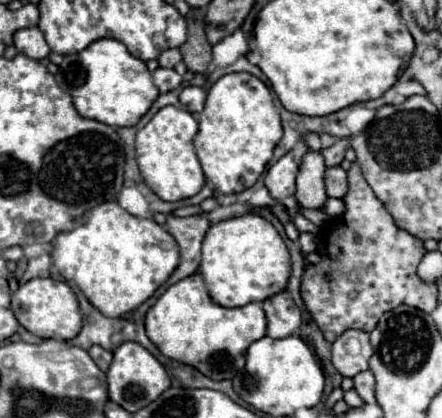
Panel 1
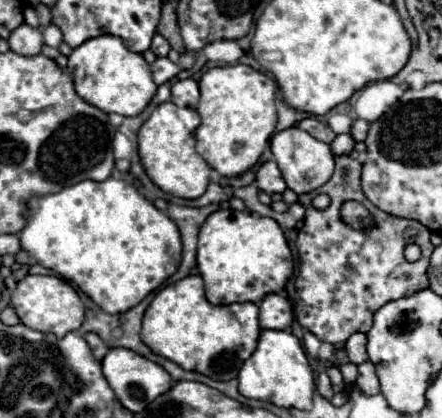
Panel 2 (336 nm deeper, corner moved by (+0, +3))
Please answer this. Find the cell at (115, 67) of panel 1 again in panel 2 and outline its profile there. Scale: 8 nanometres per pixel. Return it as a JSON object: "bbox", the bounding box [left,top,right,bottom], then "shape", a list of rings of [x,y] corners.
{"bbox":[67,35,157,117],"shape":[[[115,35],[87,39],[75,47],[69,55],[67,69],[77,95],[105,113],[119,113],[127,117],[139,115],[157,91],[157,85],[151,77],[151,65],[143,59],[143,55],[129,51]]]}

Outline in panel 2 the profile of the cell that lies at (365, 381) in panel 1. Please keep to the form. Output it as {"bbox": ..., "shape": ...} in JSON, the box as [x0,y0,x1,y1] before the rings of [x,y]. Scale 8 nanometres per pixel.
{"bbox":[357,361,379,395],"shape":[[[365,361],[365,363],[359,365],[357,387],[367,395],[377,395],[379,393],[379,379],[377,379],[377,373],[375,373],[375,365],[371,361]]]}

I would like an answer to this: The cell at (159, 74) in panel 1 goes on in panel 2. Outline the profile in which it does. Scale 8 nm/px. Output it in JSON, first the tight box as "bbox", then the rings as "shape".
{"bbox":[151,57,181,85],"shape":[[[157,57],[157,59],[153,61],[151,69],[153,69],[153,81],[155,81],[157,85],[163,85],[163,83],[175,79],[177,73],[181,71],[179,65],[173,63],[173,61],[169,61],[167,57]]]}

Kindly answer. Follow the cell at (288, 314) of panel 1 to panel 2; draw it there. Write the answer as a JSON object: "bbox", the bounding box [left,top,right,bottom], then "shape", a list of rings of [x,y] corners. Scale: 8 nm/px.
{"bbox":[259,293,293,329],"shape":[[[271,293],[259,305],[261,329],[287,329],[293,321],[293,309],[289,301],[277,293]]]}

